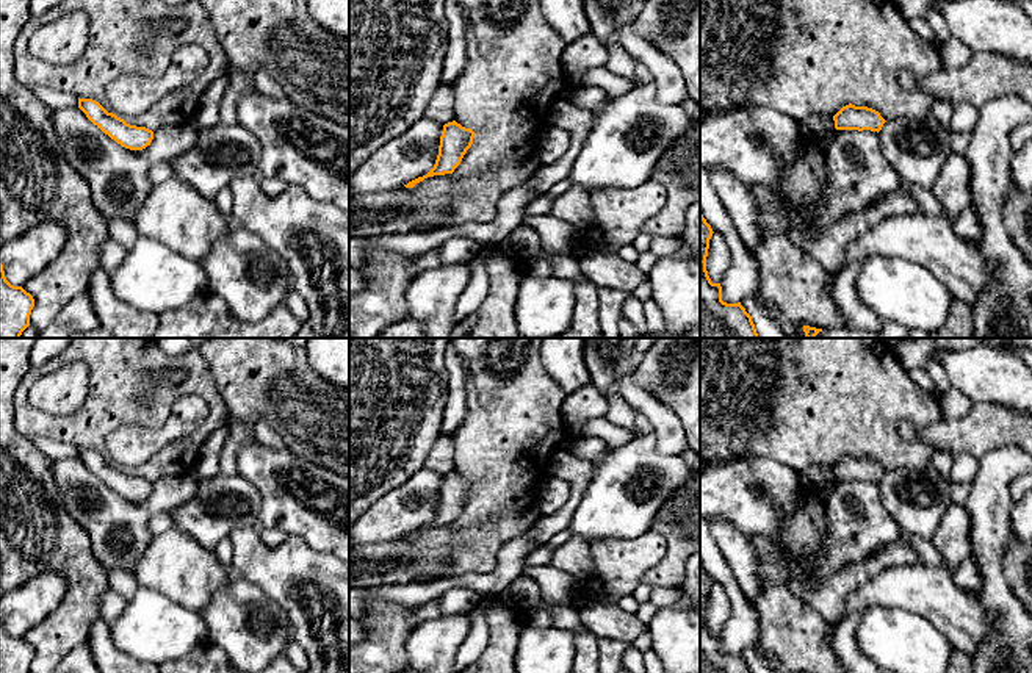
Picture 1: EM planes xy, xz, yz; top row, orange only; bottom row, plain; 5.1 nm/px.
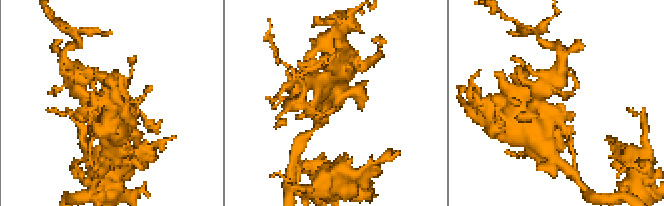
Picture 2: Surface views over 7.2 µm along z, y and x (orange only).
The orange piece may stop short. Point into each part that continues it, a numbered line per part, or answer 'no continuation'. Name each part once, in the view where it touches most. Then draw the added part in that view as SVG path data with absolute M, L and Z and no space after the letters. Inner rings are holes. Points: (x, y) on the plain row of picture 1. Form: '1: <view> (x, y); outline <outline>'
no continuation

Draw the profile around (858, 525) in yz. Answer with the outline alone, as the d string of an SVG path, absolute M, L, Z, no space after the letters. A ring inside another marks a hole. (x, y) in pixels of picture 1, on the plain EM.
M835 480L825 520L828 529L816 554L814 578L860 562L902 532L882 506L879 484L871 480Z

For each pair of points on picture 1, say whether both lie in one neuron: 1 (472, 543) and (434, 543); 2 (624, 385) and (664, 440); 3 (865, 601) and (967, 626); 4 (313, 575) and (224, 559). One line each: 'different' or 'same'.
1: same
2: same
3: same
4: different

